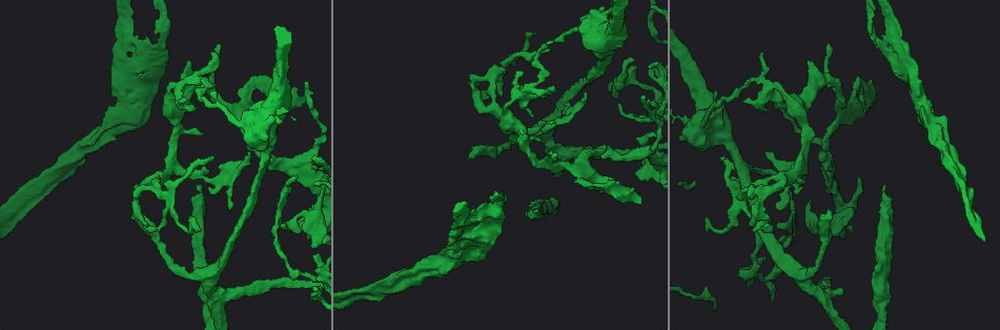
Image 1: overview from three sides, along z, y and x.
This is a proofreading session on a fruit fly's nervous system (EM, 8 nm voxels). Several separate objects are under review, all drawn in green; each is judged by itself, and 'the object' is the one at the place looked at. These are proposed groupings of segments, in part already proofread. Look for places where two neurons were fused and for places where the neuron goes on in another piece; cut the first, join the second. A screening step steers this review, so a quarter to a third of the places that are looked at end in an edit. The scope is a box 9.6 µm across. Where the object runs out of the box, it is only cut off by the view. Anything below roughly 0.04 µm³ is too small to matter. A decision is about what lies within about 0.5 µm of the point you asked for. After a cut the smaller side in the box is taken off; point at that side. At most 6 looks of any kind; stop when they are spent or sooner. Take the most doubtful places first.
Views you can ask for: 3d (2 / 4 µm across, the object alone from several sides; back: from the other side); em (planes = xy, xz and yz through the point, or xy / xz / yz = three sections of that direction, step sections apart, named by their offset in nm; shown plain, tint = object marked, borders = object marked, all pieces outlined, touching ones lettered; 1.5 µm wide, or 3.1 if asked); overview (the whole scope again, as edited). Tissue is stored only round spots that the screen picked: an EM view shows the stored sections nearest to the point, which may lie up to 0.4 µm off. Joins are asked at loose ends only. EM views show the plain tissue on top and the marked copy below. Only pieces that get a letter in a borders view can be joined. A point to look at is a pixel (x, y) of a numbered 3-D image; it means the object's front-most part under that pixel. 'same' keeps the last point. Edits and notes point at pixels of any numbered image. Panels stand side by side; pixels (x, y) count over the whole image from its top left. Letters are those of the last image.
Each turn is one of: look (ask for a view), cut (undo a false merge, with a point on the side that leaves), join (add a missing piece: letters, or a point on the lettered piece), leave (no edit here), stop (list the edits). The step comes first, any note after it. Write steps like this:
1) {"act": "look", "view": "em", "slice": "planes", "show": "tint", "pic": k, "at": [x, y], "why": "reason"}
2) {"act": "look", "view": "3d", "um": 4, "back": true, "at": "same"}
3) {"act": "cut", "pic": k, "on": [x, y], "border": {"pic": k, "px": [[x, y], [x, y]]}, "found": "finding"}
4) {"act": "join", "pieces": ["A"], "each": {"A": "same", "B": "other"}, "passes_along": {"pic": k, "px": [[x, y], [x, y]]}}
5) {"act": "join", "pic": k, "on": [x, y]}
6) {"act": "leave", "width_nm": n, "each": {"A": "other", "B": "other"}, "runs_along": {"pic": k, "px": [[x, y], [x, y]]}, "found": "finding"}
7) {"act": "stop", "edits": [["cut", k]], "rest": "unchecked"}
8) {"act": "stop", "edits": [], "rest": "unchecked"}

{"act": "look", "view": "3d", "um": 2, "pic": 1, "at": [633, 59]}

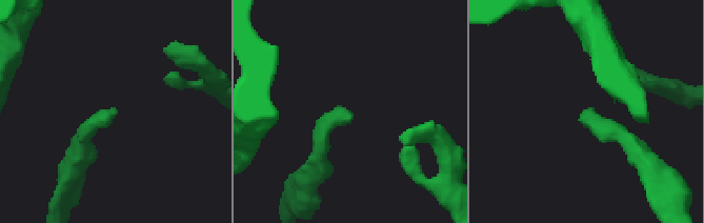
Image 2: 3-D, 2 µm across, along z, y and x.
{"act": "look", "view": "em", "slice": "xz", "step": 4, "show": "tint", "pic": 2, "at": [590, 107], "why": "need the tissue"}

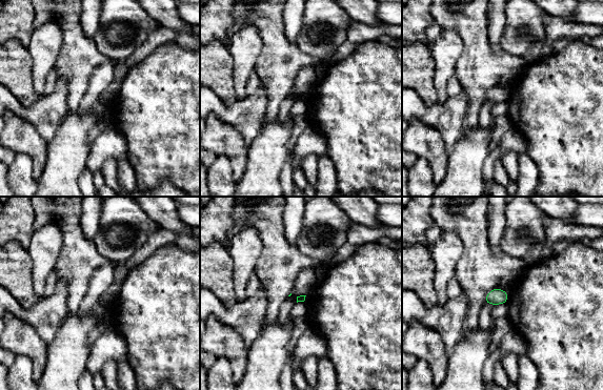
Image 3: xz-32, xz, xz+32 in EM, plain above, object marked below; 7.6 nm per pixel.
{"act": "look", "view": "em", "slice": "xz", "step": 4, "show": "borders", "at": "same", "why": "what lies round it"}

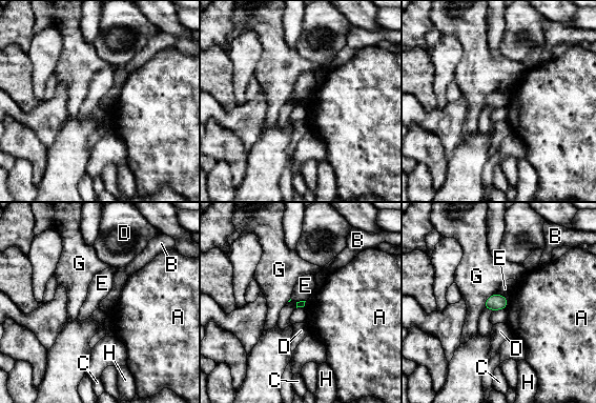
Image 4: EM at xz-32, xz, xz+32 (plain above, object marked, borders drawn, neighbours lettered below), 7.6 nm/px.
{"act": "leave", "each": {"A": "other", "B": "other", "C": "other", "D": "other", "E": "other", "G": "other", "H": "other"}, "border": {"pic": 4, "px": [[496, 291], [506, 297]]}, "found": "none of them fits"}

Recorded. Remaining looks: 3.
{"act": "look", "view": "3d", "um": 4, "pic": 1, "at": [724, 157], "why": "thin end"}

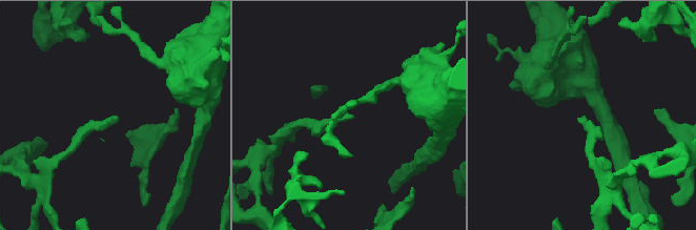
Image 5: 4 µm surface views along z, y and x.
{"act": "look", "view": "em", "slice": "xy", "step": 8, "show": "borders", "pic": 5, "at": [118, 119], "why": "shape alone is not enough"}

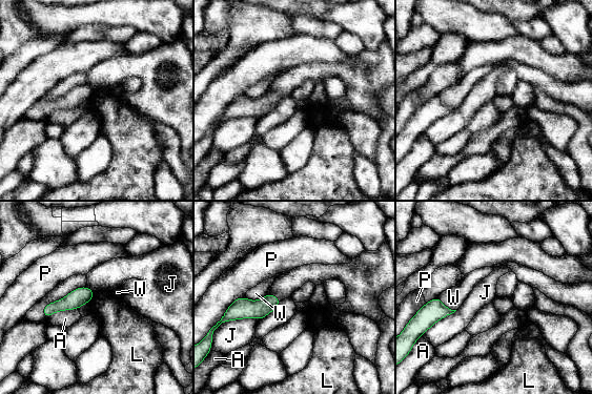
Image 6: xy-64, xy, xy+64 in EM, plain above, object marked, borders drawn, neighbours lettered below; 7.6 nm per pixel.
{"act": "leave", "each": {"A": "other", "J": "other", "L": "other", "P": "other", "W": "other"}, "found": "no lettered piece goes on from it"}

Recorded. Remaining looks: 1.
{"act": "look", "view": "em", "slice": "planes", "show": "borders", "pic": 1, "at": [191, 221], "why": "thin end"}

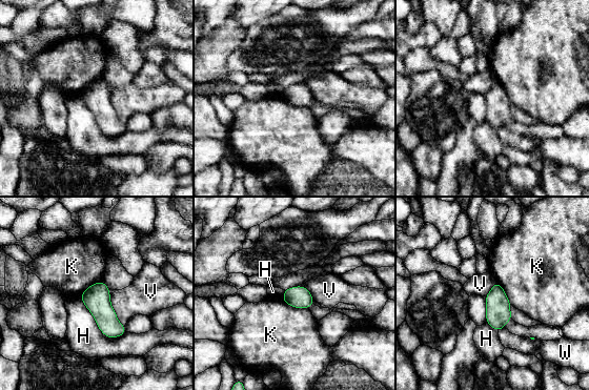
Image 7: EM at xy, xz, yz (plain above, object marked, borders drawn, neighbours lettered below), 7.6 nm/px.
{"act": "leave", "each": {"H": "other", "K": "other", "V": "other", "W": "other"}, "border": {"pic": 7, "px": [[281, 298], [293, 307], [308, 308]]}, "found": "none of them fits"}

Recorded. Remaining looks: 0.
{"act": "stop", "edits": [], "rest": "unchecked"}

